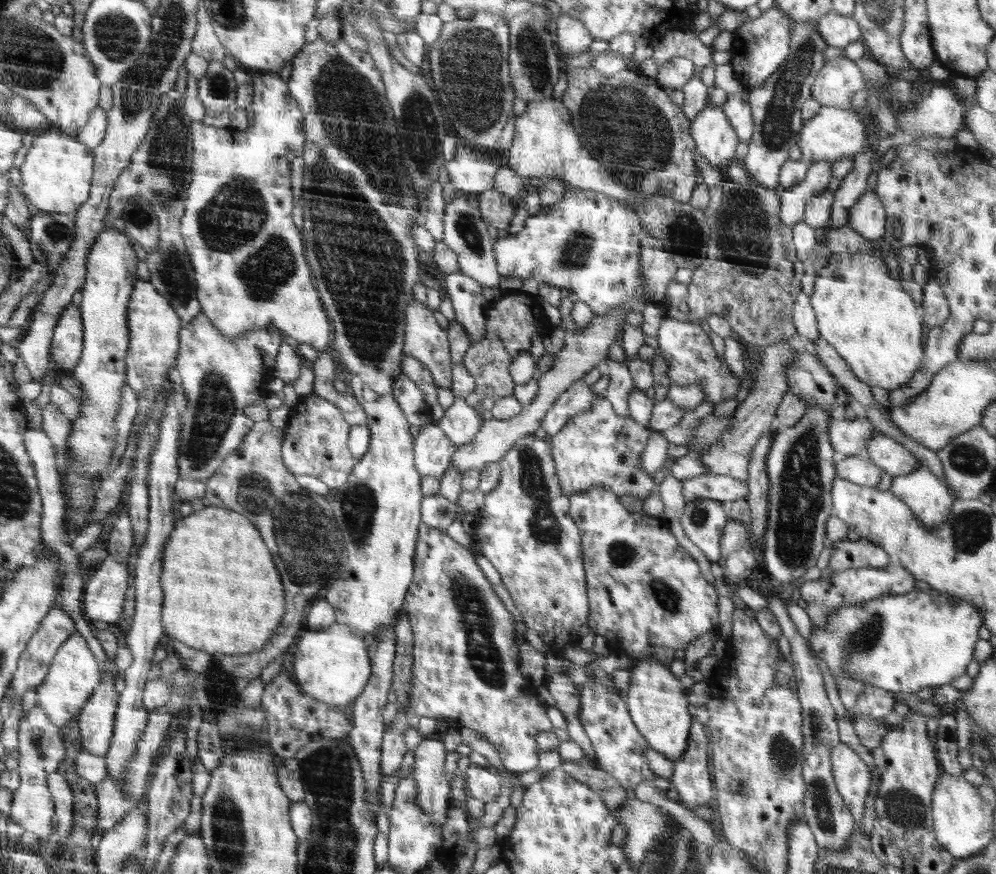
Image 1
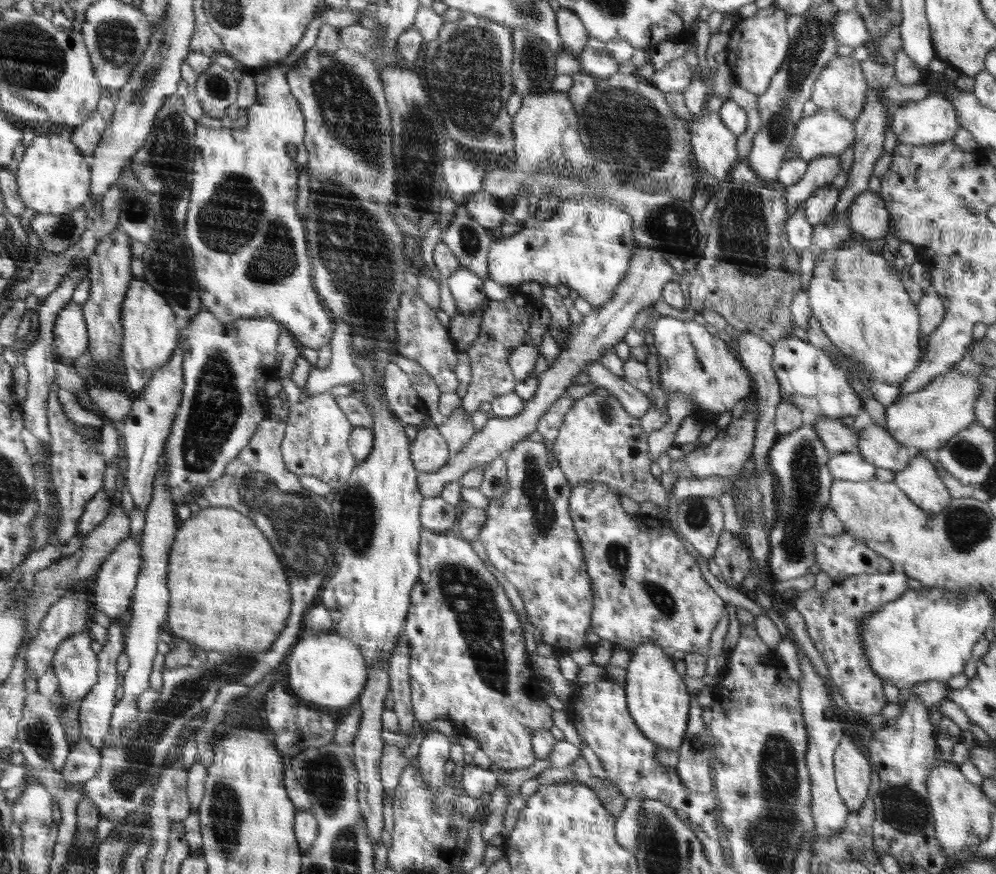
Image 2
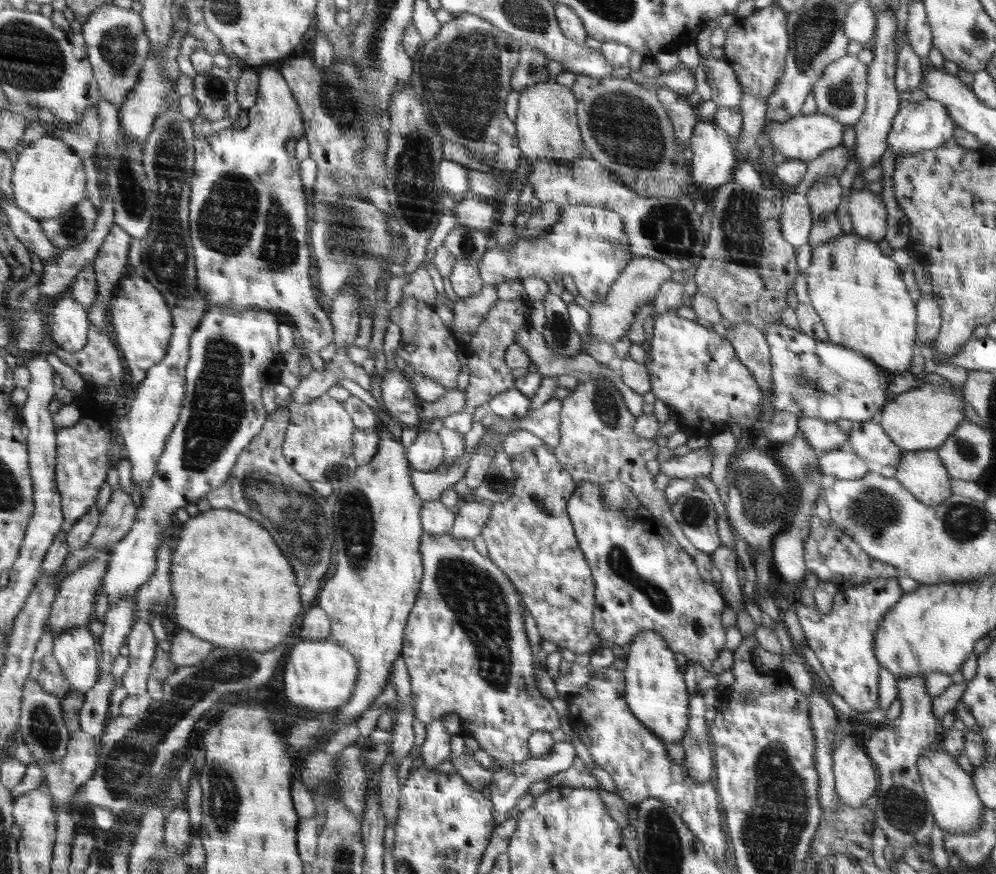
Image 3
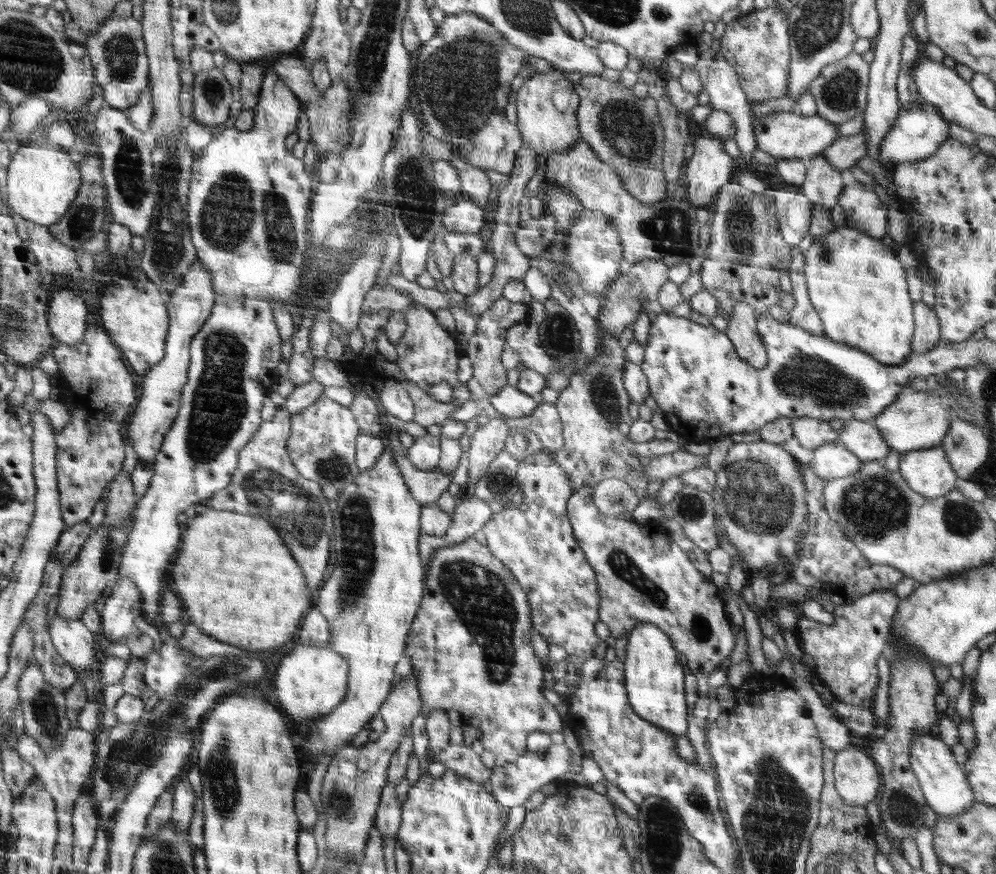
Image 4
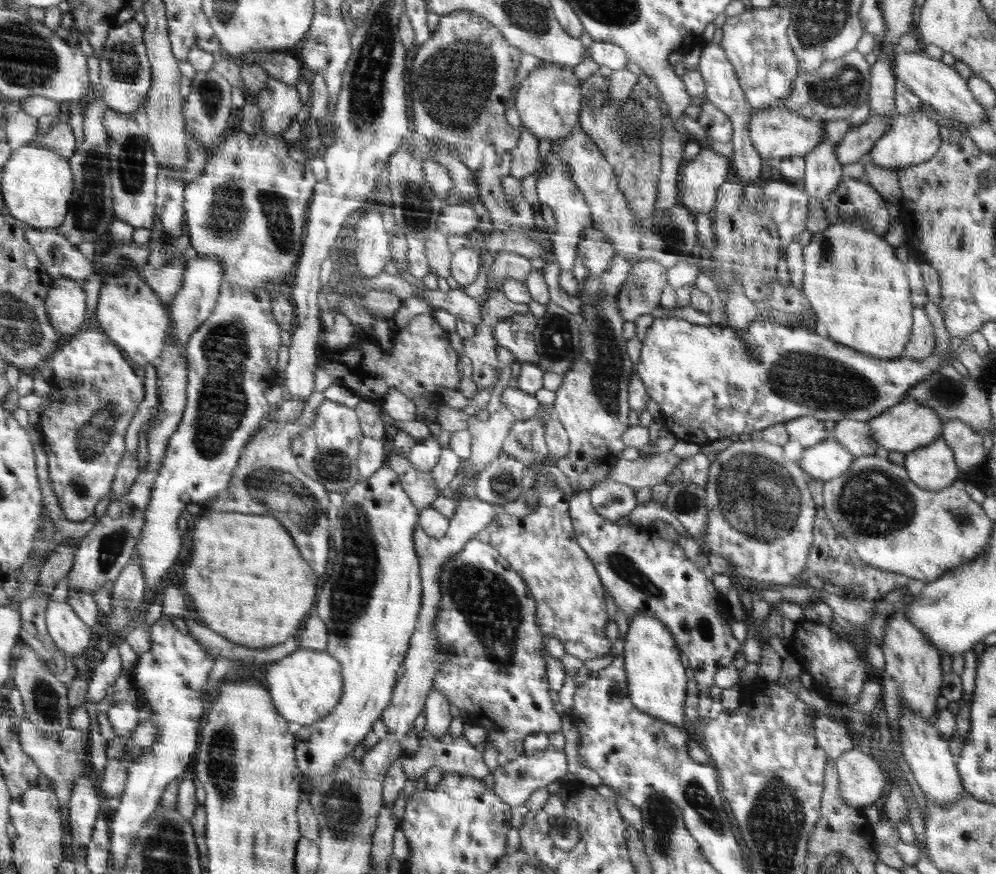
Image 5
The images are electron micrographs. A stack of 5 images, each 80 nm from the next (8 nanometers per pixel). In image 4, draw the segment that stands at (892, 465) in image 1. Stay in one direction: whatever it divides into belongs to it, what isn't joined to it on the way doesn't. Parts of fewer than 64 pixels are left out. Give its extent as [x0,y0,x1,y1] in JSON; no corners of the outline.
[838,420,892,462]

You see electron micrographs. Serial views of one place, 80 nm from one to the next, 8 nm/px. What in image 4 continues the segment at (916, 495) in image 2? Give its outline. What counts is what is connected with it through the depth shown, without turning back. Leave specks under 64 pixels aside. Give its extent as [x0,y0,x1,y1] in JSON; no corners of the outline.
[899,446,956,498]

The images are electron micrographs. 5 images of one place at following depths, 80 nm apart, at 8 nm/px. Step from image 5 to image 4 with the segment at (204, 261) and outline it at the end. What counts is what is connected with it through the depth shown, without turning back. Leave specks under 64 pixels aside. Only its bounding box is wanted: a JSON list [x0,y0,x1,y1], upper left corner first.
[124,259,217,464]

